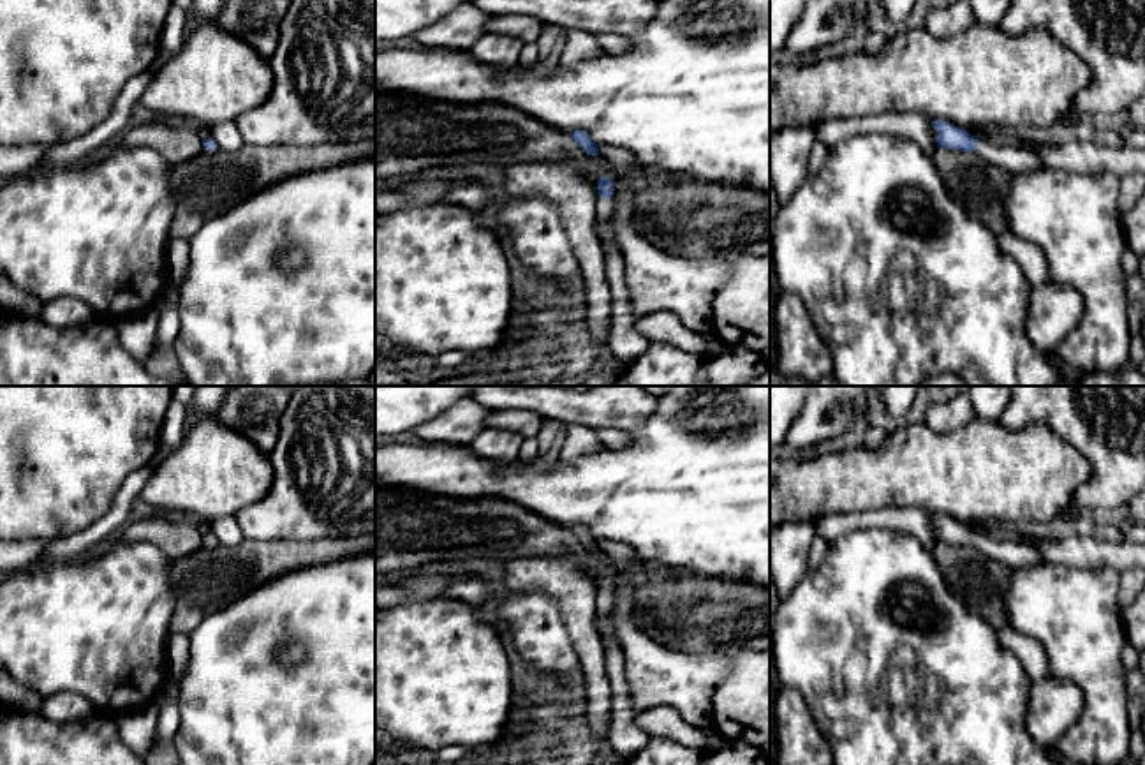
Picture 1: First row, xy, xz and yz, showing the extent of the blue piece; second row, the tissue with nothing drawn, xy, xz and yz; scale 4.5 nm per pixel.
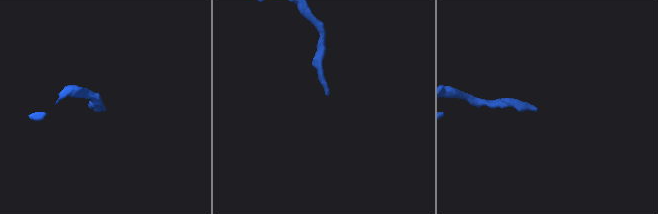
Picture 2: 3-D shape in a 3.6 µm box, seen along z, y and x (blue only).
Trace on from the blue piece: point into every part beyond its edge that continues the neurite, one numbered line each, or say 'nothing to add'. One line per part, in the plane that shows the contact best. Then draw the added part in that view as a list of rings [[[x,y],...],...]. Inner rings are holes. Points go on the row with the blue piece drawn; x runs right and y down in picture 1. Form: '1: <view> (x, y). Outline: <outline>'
1: xz (605, 230). Outline: [[[599,196],[595,199],[595,234],[606,254],[622,252],[613,227],[613,201]]]

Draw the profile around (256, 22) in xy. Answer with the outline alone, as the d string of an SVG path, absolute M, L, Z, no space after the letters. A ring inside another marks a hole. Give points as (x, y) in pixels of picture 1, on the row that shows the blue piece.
M225 0L215 23L264 58L271 58L289 5L291 0Z

